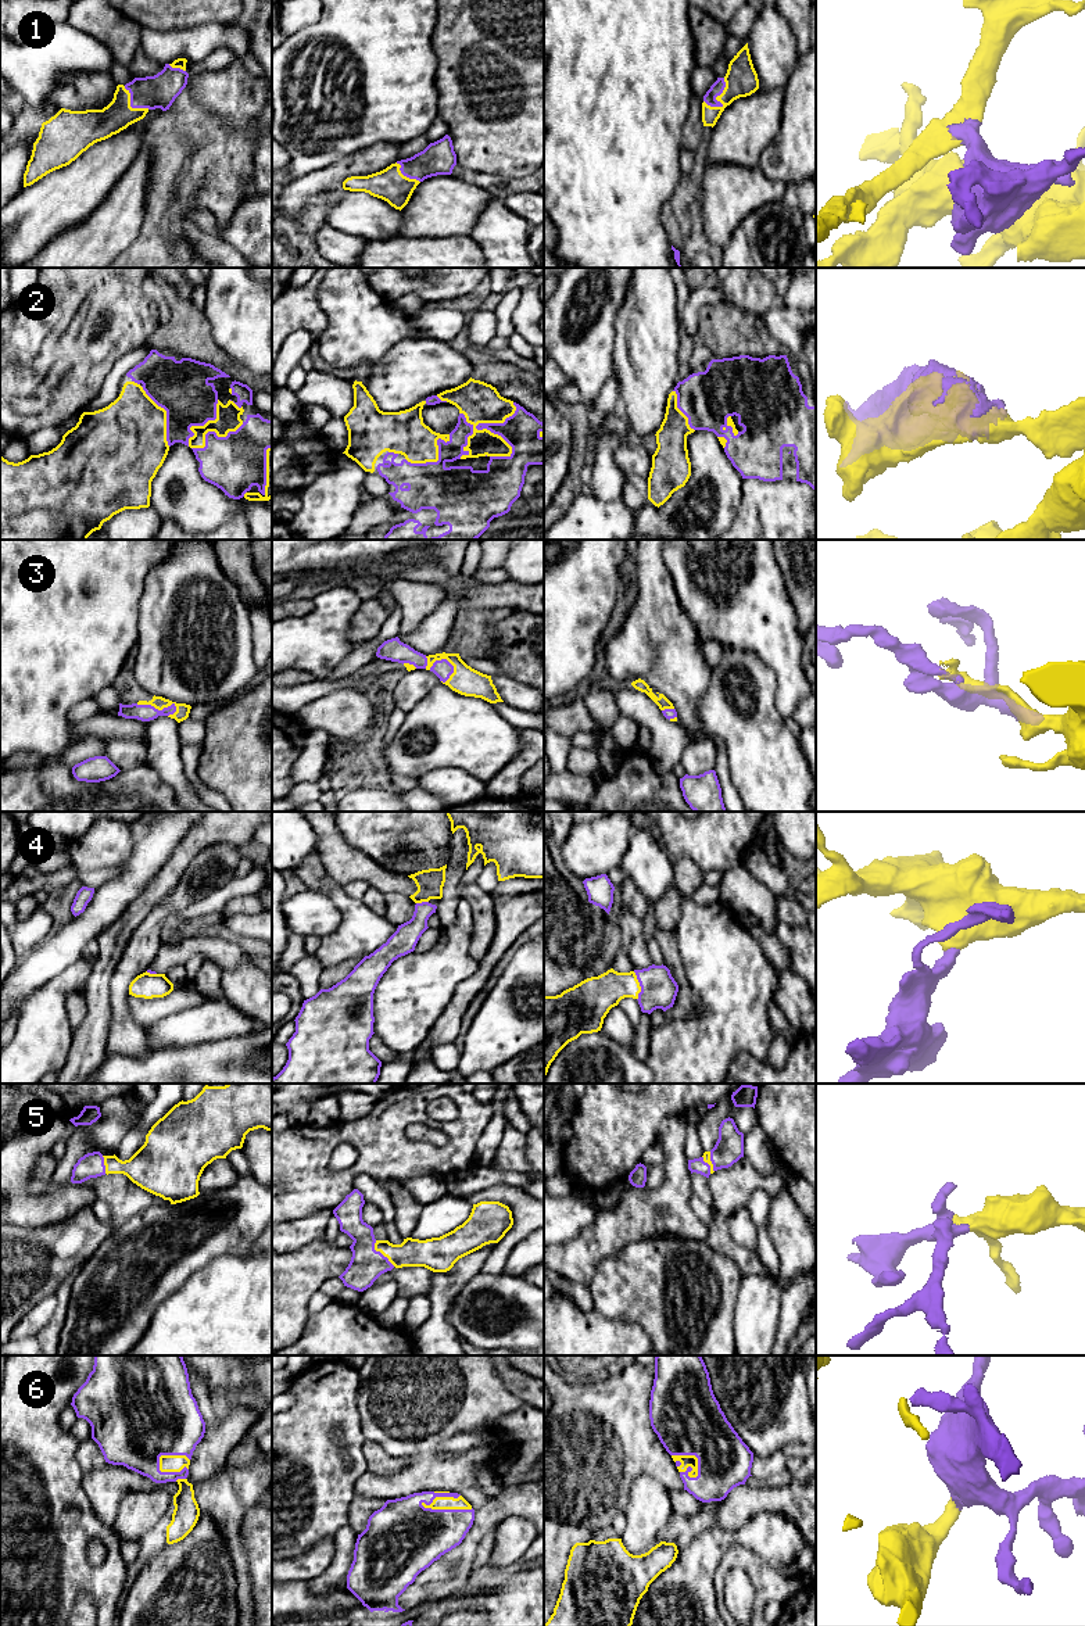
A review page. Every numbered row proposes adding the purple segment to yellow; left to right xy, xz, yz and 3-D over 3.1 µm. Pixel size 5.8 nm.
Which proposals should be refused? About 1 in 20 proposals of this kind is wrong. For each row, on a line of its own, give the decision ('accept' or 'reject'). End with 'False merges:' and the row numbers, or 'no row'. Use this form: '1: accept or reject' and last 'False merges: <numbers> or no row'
1: accept
2: accept
3: accept
4: accept
5: accept
6: accept
False merges: no row

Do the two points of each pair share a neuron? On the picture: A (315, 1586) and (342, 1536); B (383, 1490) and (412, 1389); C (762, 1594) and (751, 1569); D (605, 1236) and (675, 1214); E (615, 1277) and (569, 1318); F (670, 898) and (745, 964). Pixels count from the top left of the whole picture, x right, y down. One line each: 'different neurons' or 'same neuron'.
A: same neuron
B: same neuron
C: same neuron
D: same neuron
E: different neurons
F: different neurons

